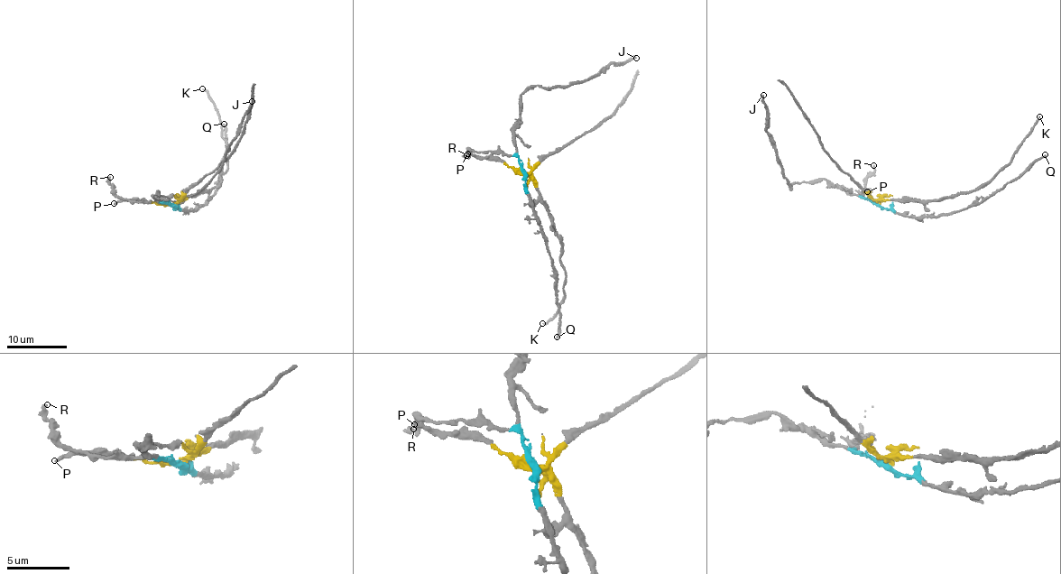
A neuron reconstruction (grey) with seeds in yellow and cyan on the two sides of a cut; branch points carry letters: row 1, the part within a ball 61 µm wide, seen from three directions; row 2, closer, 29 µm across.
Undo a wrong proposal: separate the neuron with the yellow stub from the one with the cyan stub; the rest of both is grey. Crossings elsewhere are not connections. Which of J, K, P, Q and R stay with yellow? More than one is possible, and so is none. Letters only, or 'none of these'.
K, P

